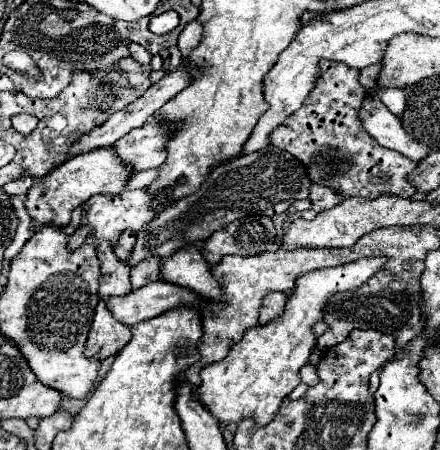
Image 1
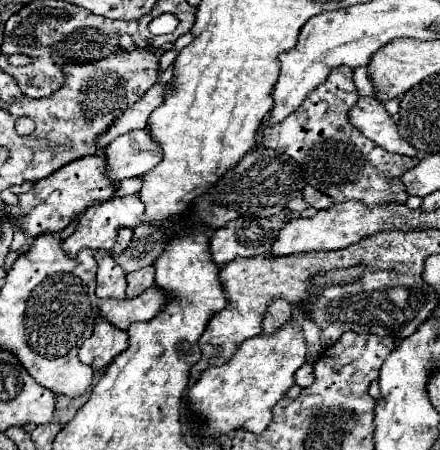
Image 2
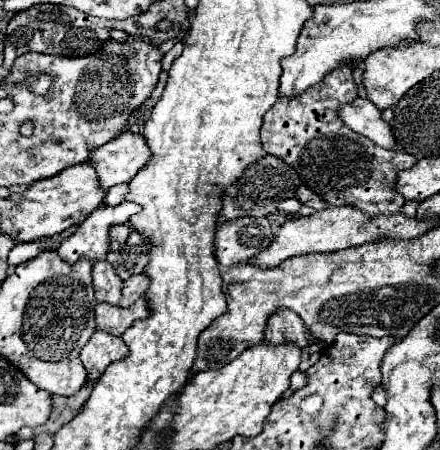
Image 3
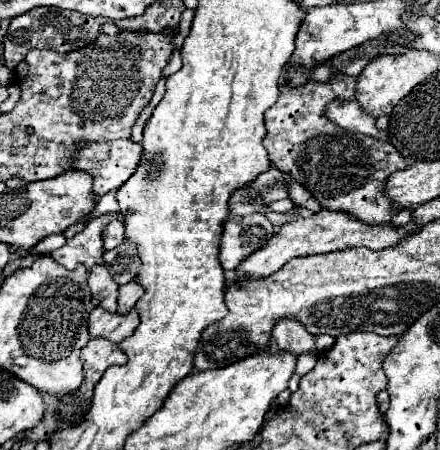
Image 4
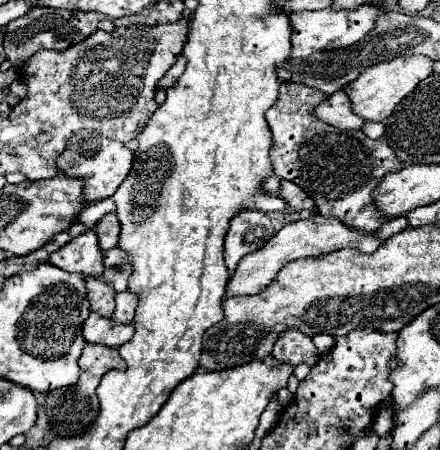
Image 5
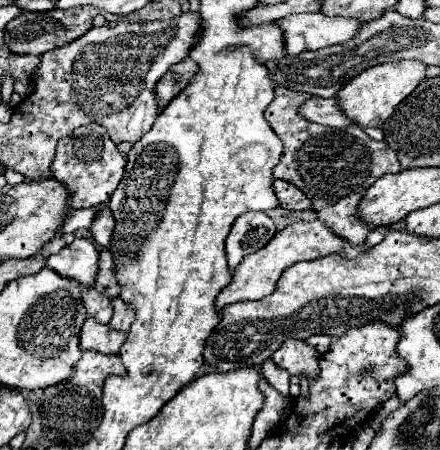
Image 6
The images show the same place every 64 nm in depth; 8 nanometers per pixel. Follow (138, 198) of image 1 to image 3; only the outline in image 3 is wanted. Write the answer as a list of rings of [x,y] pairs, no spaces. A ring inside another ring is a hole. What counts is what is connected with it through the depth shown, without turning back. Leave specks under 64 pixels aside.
[[[122,202],[116,208],[96,208],[96,212],[92,212],[92,216],[88,216],[70,238],[62,240],[60,248],[56,250],[58,256],[68,264],[74,264],[80,260],[80,256],[88,258],[90,262],[104,260],[104,256],[110,252],[108,228],[118,222],[126,224],[136,212],[140,212],[140,206],[128,202]]]

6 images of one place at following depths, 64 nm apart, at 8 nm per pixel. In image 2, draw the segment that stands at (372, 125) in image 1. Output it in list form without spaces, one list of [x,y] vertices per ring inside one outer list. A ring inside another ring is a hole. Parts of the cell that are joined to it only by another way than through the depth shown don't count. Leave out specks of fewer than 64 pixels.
[[[374,96],[358,98],[354,108],[348,112],[348,120],[356,130],[360,130],[366,138],[376,142],[384,150],[416,156],[416,152],[412,152],[412,146],[406,144],[406,140],[402,140],[396,132],[396,122],[388,116],[384,104],[380,104]]]

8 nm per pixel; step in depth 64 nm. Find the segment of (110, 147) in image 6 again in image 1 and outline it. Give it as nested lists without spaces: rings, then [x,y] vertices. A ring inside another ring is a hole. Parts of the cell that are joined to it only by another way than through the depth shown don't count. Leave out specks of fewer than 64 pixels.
[[[148,122],[142,128],[136,128],[116,140],[112,150],[118,154],[122,164],[132,172],[144,172],[158,168],[166,160],[166,140],[170,128],[158,122]]]

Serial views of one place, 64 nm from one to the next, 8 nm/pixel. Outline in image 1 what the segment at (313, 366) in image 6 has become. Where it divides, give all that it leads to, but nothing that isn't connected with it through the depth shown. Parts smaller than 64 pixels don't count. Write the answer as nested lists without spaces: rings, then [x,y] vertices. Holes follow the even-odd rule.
[[[270,292],[264,298],[262,310],[260,310],[260,324],[264,326],[264,324],[270,324],[272,320],[276,320],[284,312],[286,300],[288,300],[286,294],[282,294],[282,292]]]

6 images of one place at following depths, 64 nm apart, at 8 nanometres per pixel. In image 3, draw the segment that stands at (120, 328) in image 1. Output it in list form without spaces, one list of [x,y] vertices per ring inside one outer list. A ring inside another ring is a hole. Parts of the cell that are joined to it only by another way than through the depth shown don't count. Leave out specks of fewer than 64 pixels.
[[[96,332],[82,352],[94,352],[94,362],[90,366],[110,366],[112,362],[124,360],[128,356],[128,348],[118,336],[108,336],[106,332]]]

